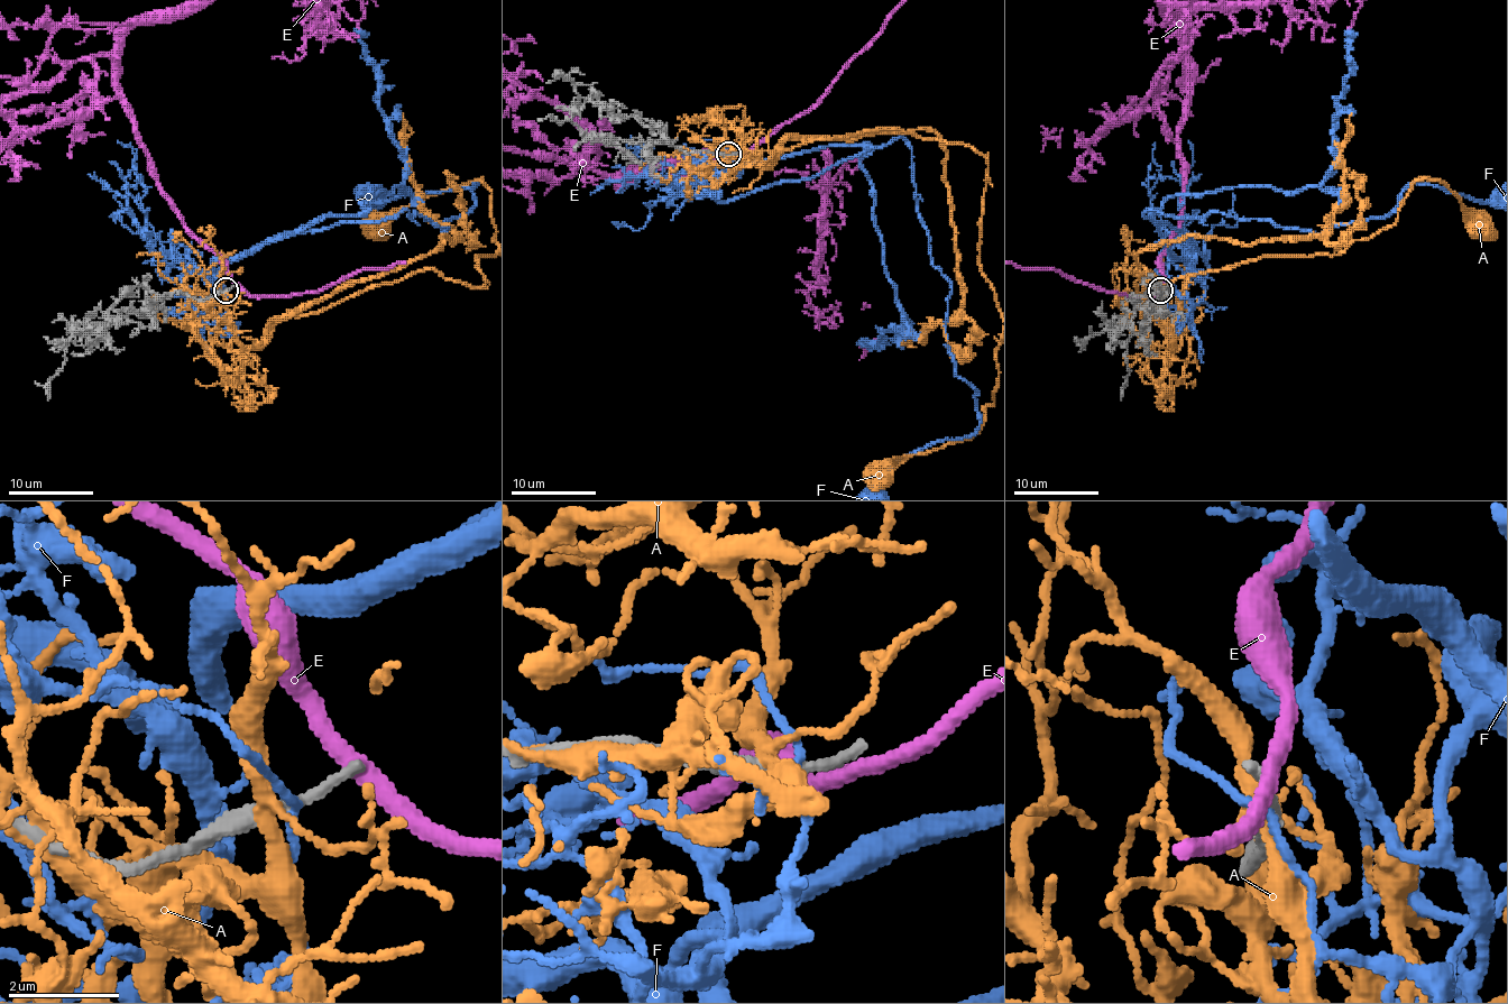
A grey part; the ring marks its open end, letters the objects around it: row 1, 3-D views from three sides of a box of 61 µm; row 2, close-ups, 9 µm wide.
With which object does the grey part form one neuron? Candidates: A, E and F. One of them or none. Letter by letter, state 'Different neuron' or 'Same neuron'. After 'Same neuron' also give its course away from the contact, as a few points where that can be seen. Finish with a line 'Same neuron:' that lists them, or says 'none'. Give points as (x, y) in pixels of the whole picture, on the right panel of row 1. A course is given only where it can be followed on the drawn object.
A: Different neuron
E: Different neuron
F: Different neuron
Same neuron: none

